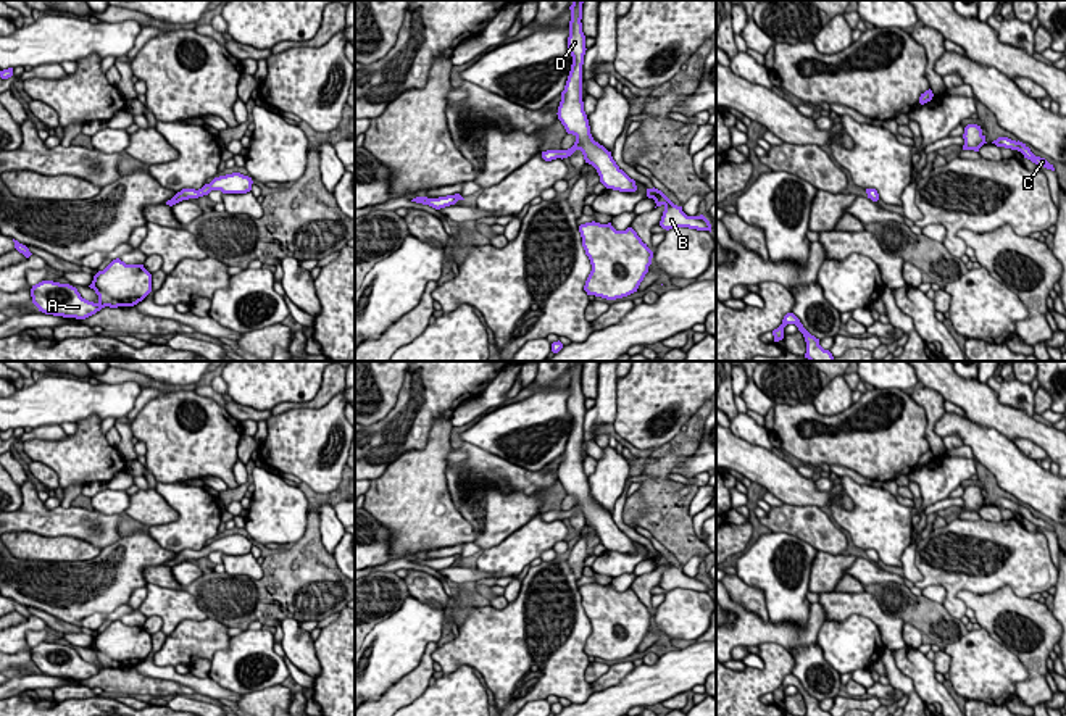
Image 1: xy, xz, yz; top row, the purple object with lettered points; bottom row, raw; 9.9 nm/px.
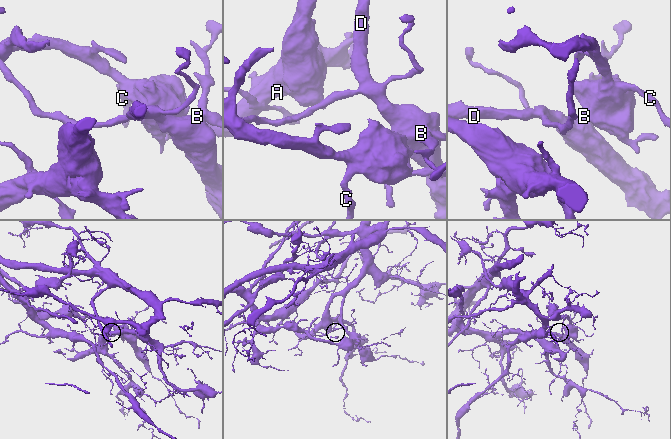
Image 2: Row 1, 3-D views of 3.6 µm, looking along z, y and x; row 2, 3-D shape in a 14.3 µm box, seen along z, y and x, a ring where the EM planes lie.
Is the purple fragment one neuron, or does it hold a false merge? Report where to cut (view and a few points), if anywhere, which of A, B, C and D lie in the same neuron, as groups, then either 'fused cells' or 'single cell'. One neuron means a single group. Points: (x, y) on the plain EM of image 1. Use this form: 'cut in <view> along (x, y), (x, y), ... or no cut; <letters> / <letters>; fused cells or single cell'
cut in xy along (194, 550), (187, 558); A B D / C; fused cells

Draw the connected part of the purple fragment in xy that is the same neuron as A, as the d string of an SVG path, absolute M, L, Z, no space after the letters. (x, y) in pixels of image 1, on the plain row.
M113 621L94 637L89 647L98 663L81 658L76 648L53 642L42 642L31 650L32 664L39 672L53 677L85 681L105 668L134 668L152 653L152 635L144 626L126 626Z

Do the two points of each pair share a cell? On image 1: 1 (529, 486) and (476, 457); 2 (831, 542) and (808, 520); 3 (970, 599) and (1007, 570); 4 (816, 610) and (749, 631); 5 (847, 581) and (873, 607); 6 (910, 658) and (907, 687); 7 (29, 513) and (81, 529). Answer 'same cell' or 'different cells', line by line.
1: same cell
2: same cell
3: different cells
4: same cell
5: different cells
6: different cells
7: same cell

